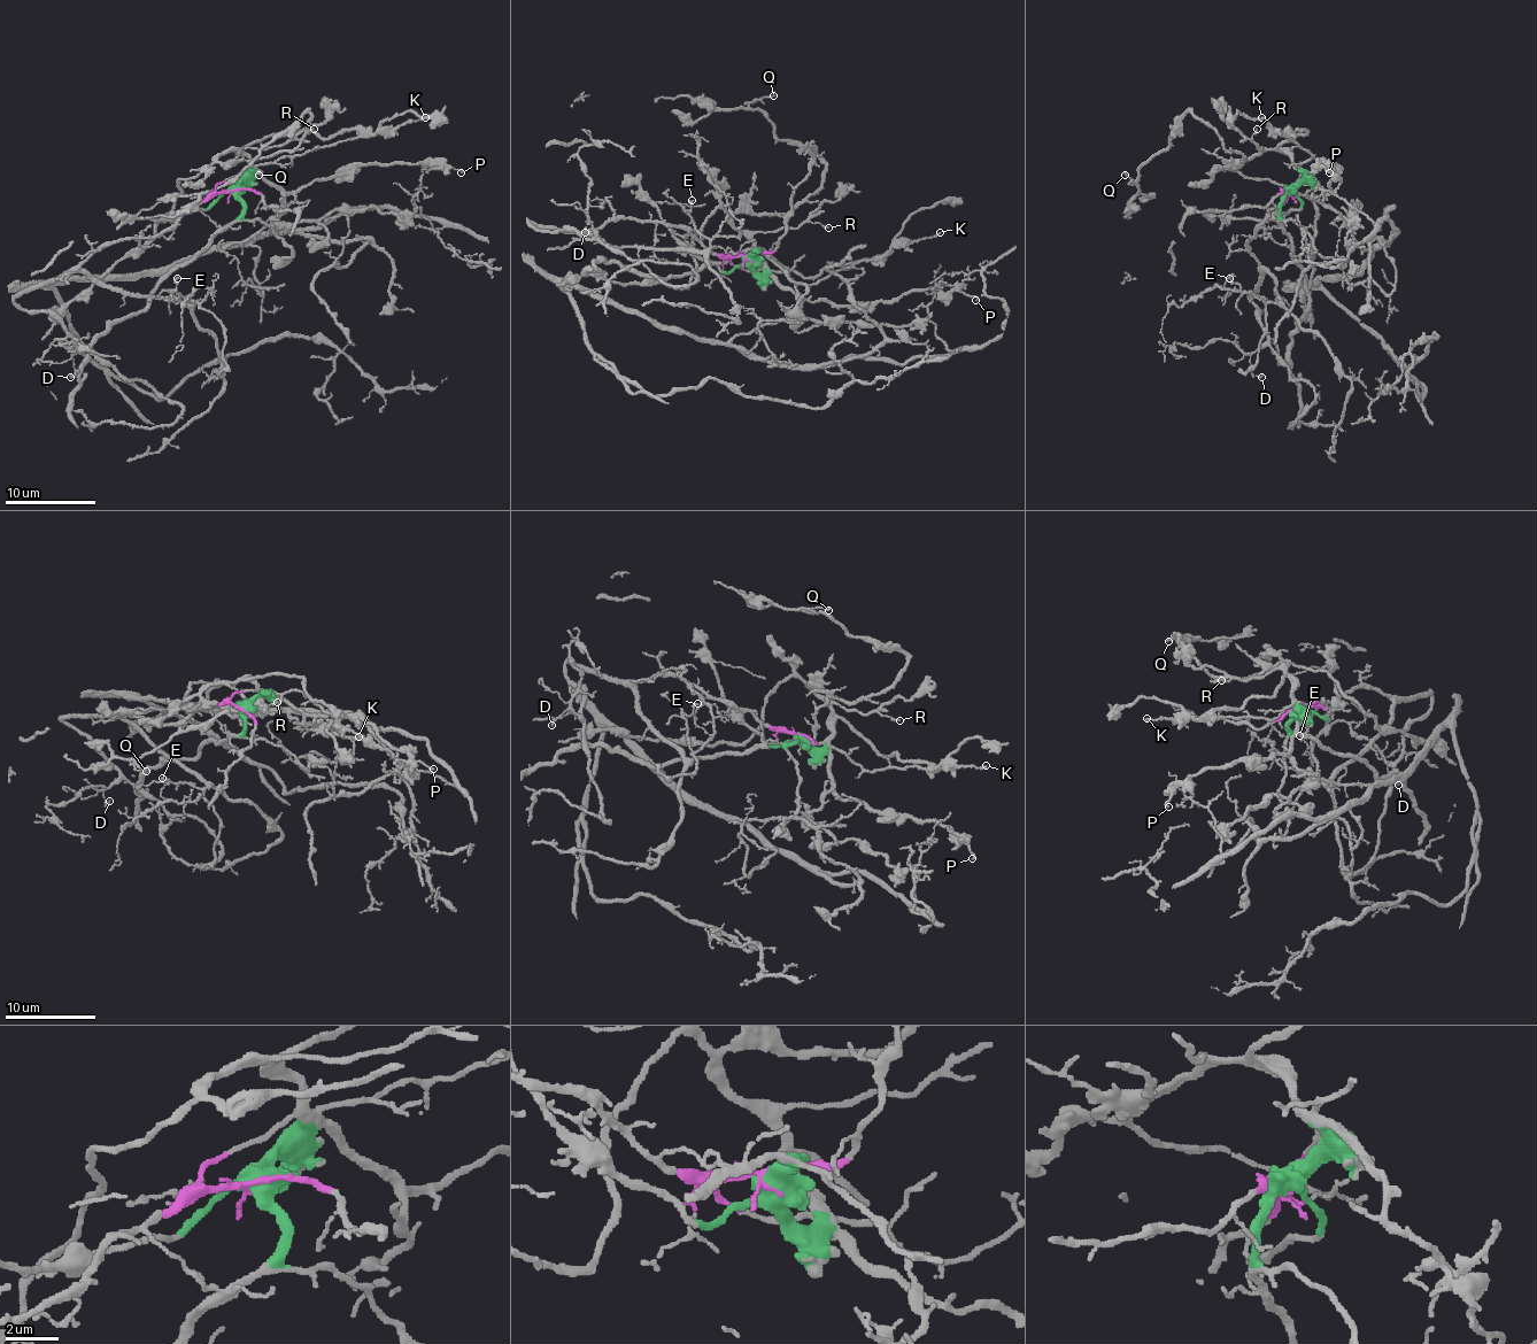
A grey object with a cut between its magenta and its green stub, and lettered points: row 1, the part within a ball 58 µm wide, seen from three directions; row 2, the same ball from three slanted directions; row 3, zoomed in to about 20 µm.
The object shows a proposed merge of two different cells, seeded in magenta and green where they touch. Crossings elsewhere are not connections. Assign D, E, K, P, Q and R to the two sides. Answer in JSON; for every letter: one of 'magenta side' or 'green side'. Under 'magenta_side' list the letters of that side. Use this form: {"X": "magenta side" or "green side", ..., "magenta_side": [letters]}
{"D": "magenta side", "E": "magenta side", "K": "green side", "P": "green side", "Q": "green side", "R": "green side", "magenta_side": ["D", "E"]}

